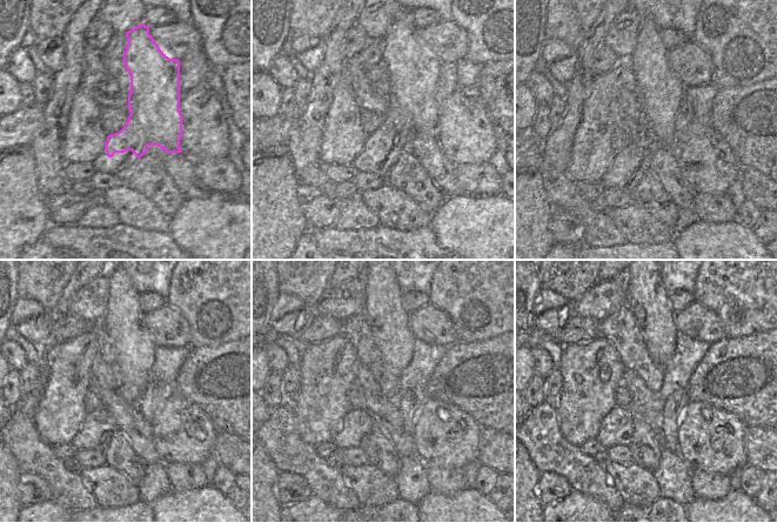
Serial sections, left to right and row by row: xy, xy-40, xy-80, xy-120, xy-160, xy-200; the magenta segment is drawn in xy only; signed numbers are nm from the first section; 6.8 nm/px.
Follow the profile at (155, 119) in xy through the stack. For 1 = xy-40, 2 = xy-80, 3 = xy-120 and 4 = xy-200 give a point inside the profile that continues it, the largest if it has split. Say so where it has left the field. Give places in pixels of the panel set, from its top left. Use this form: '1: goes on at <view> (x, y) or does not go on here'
1: goes on at xy-40 (414, 102)
2: goes on at xy-80 (660, 91)
3: goes on at xy-120 (124, 322)
4: goes on at xy-200 (647, 297)

